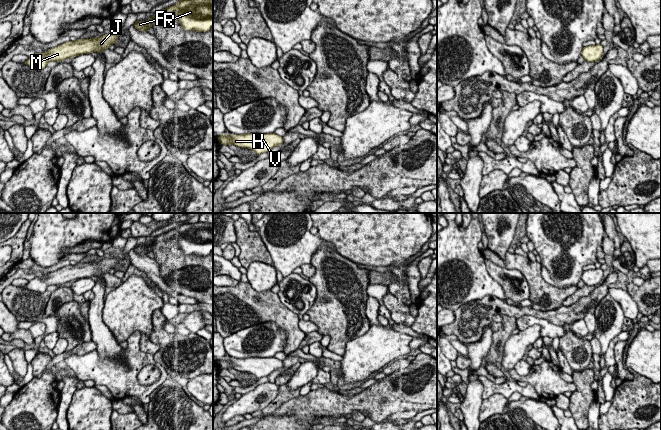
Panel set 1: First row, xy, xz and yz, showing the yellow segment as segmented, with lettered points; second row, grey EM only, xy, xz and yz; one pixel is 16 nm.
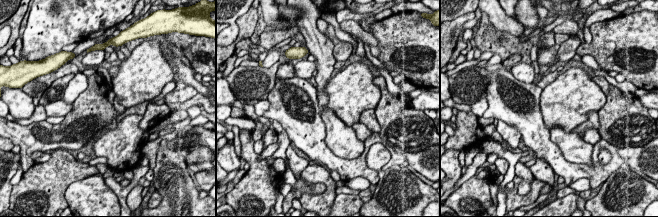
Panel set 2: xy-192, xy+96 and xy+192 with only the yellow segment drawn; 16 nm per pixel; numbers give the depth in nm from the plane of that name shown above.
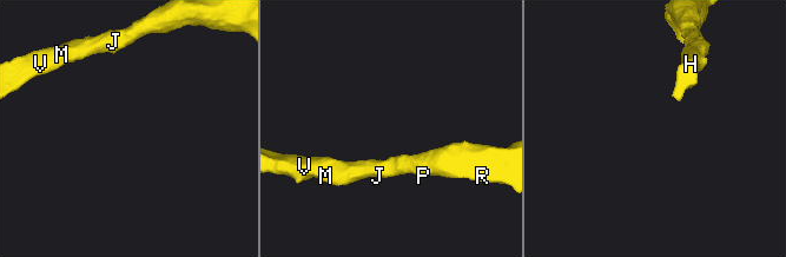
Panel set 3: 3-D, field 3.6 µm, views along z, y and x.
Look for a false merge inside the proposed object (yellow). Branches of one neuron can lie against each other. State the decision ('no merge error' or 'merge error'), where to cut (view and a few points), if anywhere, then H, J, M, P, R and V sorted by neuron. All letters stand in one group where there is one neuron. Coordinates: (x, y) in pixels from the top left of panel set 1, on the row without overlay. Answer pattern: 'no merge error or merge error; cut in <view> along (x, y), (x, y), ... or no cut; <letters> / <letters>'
no merge error; no cut; H J M P R V

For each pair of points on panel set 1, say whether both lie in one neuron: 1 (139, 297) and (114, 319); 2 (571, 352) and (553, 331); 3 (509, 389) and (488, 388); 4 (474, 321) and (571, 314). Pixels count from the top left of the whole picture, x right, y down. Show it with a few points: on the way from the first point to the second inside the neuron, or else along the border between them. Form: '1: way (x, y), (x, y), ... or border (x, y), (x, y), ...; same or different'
1: way (133, 303), (120, 315); same
2: border (567, 332), (559, 338); different
3: way (504, 388), (493, 388); same
4: way (498, 307), (513, 311), (531, 311), (547, 315); same

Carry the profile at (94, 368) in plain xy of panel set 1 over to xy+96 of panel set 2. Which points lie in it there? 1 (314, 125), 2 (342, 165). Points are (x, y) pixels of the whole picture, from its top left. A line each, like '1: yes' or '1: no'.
1: yes
2: yes

